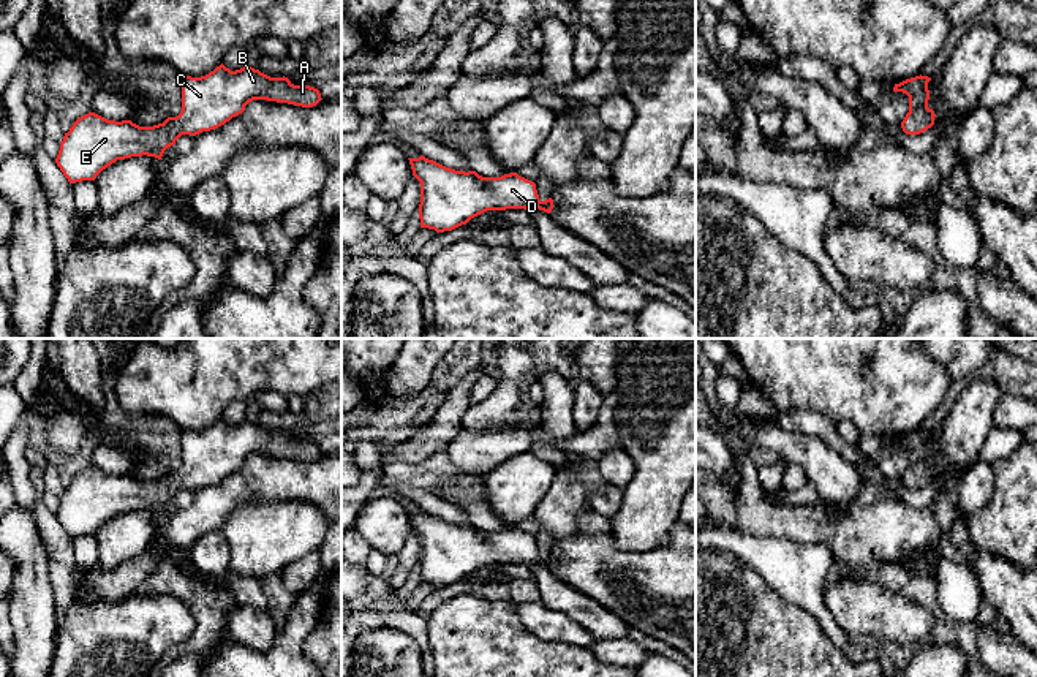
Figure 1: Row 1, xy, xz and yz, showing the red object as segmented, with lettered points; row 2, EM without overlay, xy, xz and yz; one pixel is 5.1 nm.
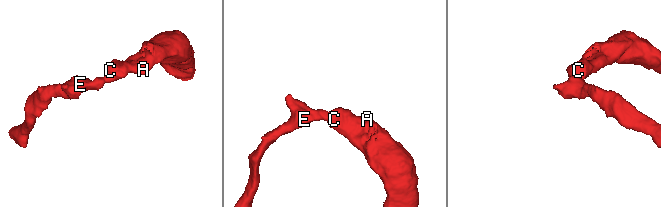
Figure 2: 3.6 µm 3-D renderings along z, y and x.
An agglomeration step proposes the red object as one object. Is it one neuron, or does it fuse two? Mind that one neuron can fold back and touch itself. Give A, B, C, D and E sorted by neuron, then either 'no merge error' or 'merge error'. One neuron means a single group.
groups A B C D E; no merge error

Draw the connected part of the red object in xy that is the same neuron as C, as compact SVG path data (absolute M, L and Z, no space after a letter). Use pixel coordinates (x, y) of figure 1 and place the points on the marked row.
M223 63L206 76L182 78L182 111L153 127L131 120L107 120L95 112L79 117L60 142L57 166L70 183L95 180L115 163L131 157L155 157L182 134L196 136L215 130L242 114L253 100L316 106L322 98L318 89L294 85L288 78L270 78L243 66L231 71Z

